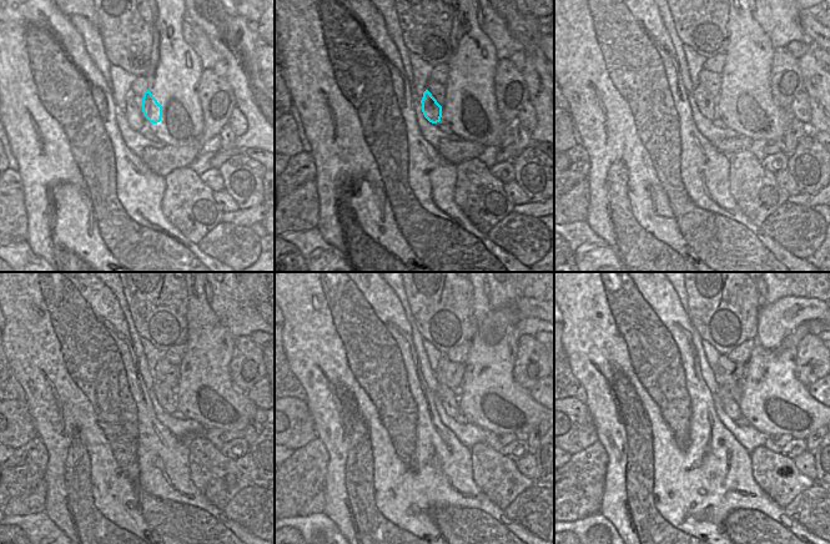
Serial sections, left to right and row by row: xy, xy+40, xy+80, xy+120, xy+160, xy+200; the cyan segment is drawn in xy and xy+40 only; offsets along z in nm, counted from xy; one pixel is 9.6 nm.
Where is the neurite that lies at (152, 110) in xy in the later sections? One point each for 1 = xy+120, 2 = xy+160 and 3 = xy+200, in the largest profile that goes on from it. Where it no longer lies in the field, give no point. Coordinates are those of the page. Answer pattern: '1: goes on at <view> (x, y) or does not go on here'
1: goes on at xy+120 (167, 397)
2: goes on at xy+160 (449, 401)
3: goes on at xy+200 (730, 406)

